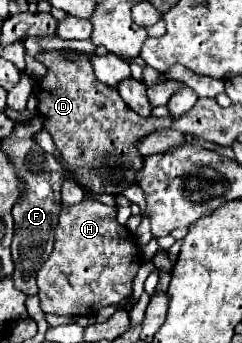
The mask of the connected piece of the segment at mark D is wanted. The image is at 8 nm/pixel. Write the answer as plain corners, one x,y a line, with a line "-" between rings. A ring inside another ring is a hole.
41,51
37,61
47,67
47,75
33,85
33,95
39,101
37,111
45,129
53,137
67,173
77,185
93,193
119,195
123,189
135,185
137,169
143,165
143,155
137,153
137,141
141,141
145,133
155,133
157,129
177,129
179,117
167,115
157,119
133,113
119,97
117,89
97,81
93,65
85,53
75,59
65,59
59,51

